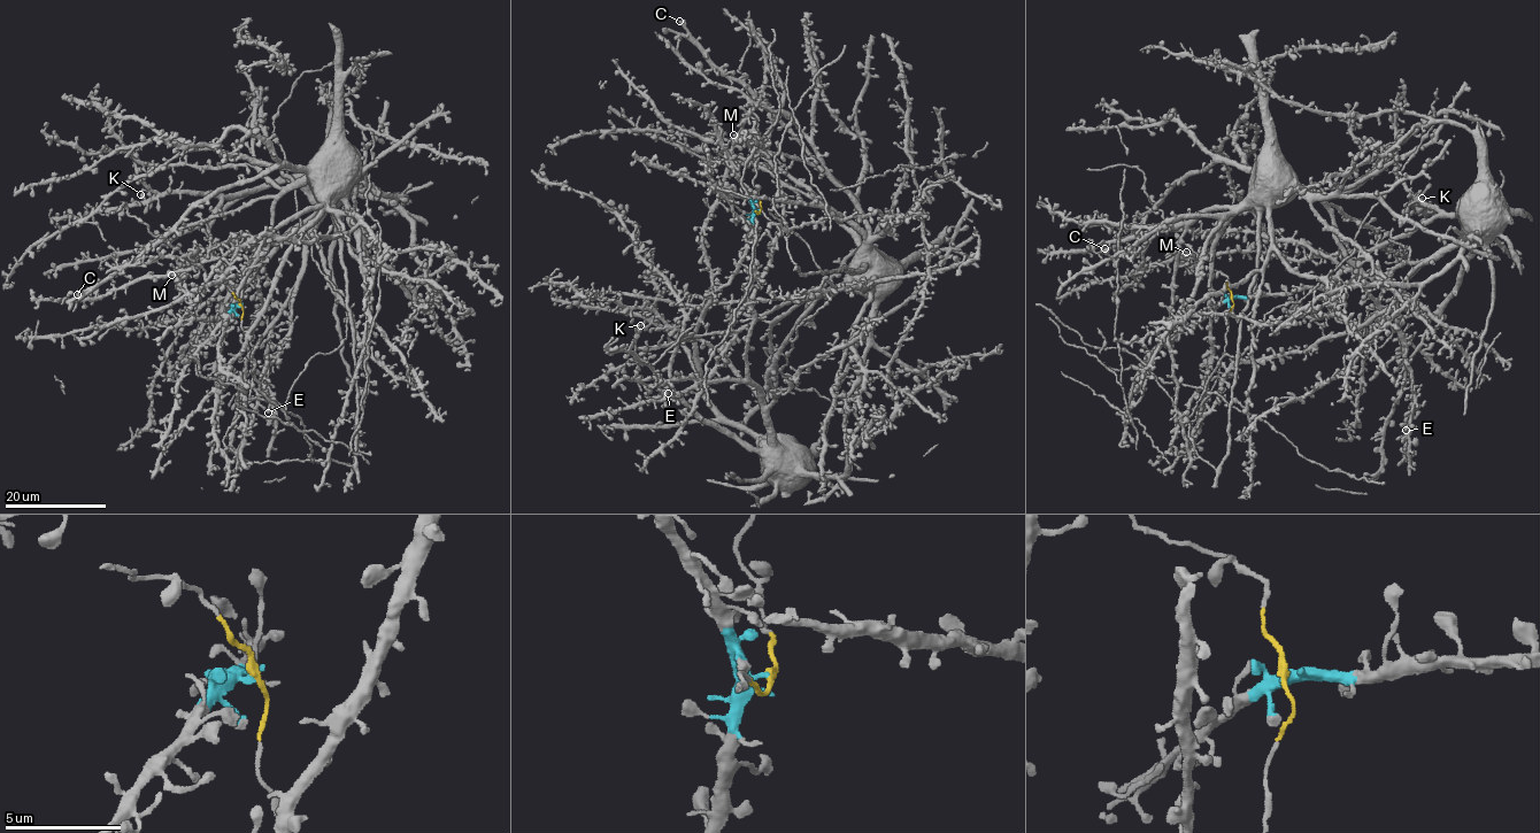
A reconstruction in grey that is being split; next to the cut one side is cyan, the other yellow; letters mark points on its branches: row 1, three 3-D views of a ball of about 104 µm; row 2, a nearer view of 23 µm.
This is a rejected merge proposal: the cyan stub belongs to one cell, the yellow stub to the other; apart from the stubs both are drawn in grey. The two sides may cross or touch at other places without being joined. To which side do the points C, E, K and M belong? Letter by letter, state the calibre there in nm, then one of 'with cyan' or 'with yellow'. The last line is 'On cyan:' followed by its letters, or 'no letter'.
C: 240 nm thick; with yellow
E: 340 nm thick; with cyan
K: 500 nm thick; with cyan
M: 280 nm thick; with cyan
On cyan: E, K, M

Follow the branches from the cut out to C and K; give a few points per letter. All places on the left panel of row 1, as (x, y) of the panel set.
C: (240, 305), (228, 287), (207, 282), (203, 270), (163, 237), (95, 287), (79, 297), (76, 294)
K: (240, 305), (245, 297), (229, 283), (209, 232), (222, 203), (220, 198), (177, 192), (146, 200), (140, 194)

